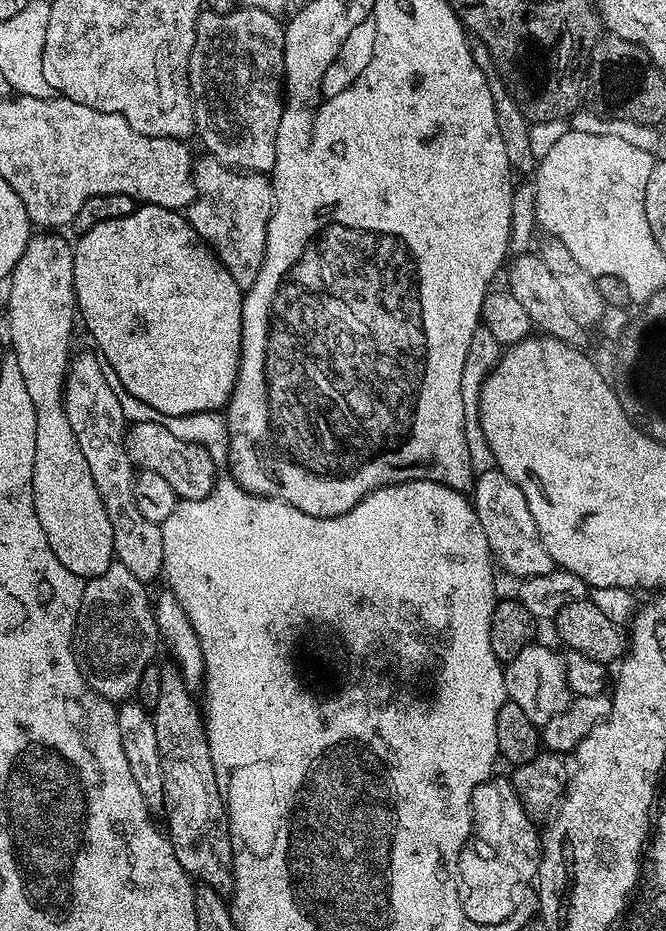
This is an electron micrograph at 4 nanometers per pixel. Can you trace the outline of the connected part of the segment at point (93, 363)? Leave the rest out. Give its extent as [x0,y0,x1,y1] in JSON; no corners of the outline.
[64,352,164,582]

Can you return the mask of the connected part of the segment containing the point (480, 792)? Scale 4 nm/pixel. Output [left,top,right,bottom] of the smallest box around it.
[471,778,542,880]

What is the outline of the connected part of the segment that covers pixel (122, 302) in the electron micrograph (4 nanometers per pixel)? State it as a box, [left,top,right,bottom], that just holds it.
[116,204,244,416]

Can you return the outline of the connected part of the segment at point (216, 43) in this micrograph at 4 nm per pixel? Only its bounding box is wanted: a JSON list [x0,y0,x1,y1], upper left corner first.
[188,7,284,174]

